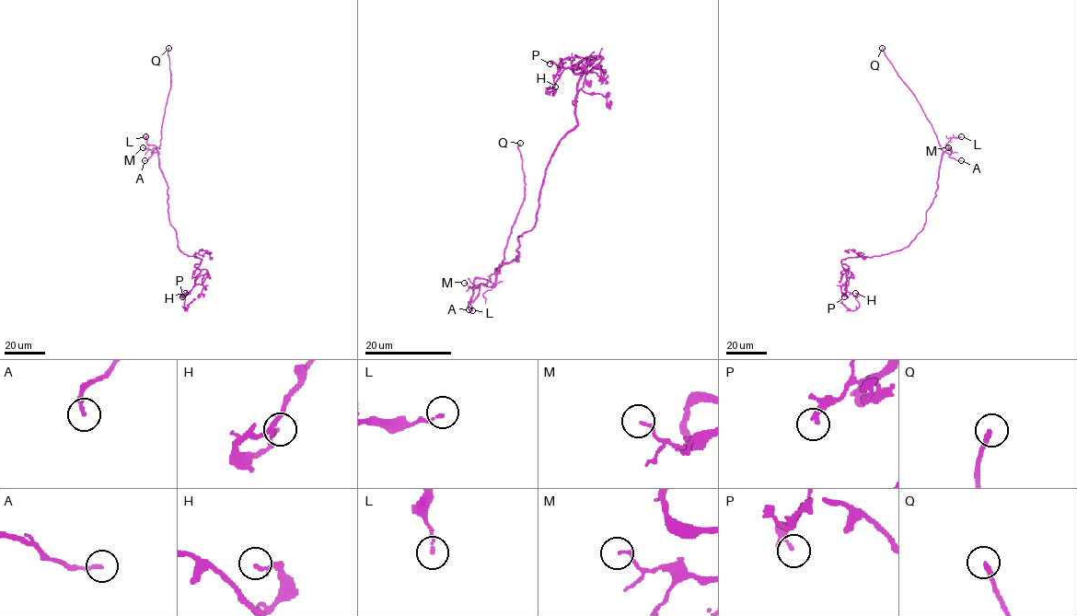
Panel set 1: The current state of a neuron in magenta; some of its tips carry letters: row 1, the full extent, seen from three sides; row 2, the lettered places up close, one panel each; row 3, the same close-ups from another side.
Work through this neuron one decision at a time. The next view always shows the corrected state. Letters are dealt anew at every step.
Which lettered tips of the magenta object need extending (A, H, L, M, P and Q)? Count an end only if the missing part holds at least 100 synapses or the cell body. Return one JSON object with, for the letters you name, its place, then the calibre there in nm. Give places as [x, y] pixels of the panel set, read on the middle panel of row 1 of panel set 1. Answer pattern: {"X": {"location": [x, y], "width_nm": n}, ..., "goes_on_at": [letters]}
{"Q": {"location": [520, 143], "width_nm": 200}, "goes_on_at": ["Q"]}

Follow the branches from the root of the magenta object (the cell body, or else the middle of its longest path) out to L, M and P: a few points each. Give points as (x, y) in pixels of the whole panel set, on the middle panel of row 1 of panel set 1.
L: (522, 235), (518, 237), (518, 260), (502, 264), (493, 283), (481, 278), (474, 280), (472, 310)
M: (522, 235), (518, 237), (518, 260), (499, 267), (493, 284), (487, 286), (480, 284), (469, 286), (464, 283)
P: (522, 235), (536, 222), (551, 153), (576, 124), (576, 84), (588, 59), (573, 72), (585, 73), (550, 63)

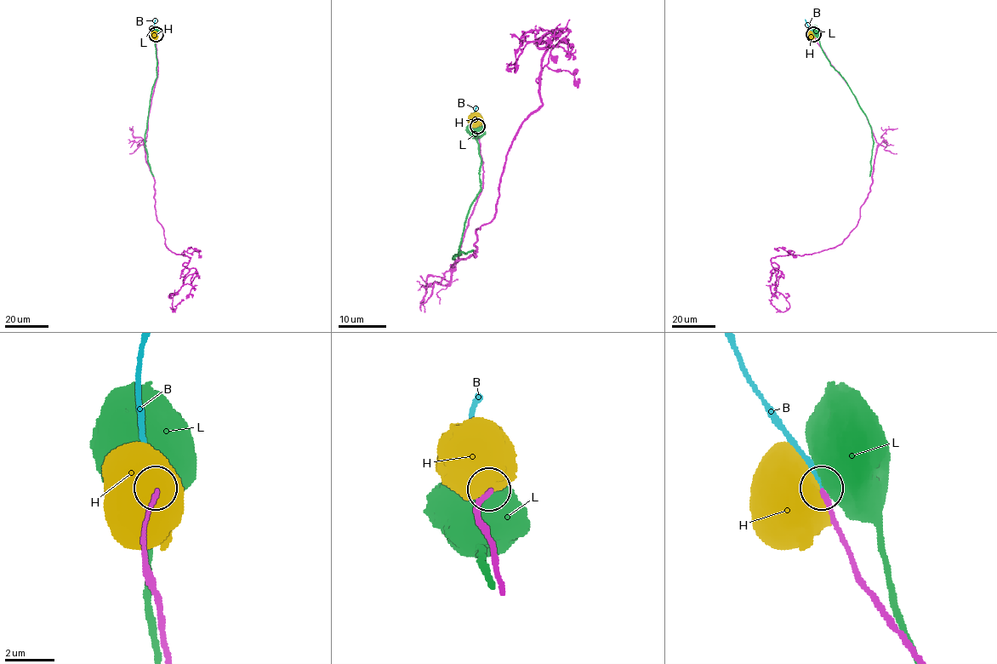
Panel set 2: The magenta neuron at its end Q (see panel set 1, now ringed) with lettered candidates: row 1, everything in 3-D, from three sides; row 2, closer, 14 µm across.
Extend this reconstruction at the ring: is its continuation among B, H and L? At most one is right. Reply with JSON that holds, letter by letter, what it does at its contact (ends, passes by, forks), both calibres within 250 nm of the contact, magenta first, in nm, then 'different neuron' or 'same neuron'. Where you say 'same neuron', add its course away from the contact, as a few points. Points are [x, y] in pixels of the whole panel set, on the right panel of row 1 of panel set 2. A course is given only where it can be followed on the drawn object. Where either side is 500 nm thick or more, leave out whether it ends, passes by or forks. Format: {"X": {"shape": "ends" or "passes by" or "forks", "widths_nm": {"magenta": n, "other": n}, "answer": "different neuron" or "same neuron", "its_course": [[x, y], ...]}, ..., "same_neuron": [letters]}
{"B": {"shape": "ends", "widths_nm": {"magenta": 240, "other": 180}, "answer": "same neuron", "its_course": [[813, 34], [805, 20]]}, "H": {"widths_nm": {"magenta": 260, "other": 950}, "answer": "different neuron"}, "L": {"widths_nm": {"magenta": 240, "other": 850}, "answer": "different neuron"}, "same_neuron": ["B"]}

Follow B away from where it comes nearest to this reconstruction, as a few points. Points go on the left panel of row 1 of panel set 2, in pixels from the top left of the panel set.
B: (156, 34), (156, 20)

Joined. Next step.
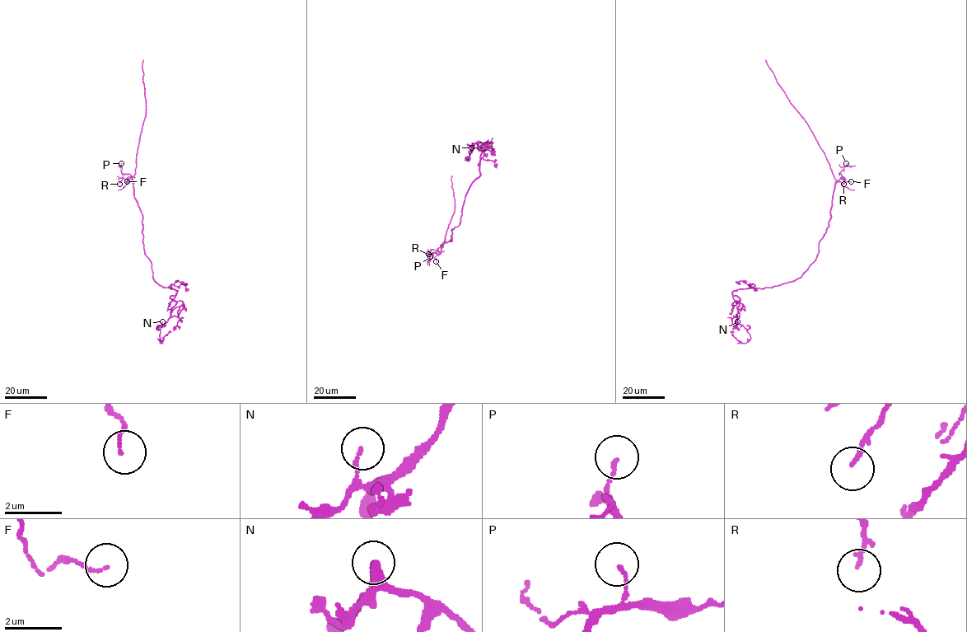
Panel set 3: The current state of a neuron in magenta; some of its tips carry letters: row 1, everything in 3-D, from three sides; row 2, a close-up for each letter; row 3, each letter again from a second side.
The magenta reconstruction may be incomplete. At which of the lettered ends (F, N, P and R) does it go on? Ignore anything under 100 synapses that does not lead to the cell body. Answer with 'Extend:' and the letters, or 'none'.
Extend: none

